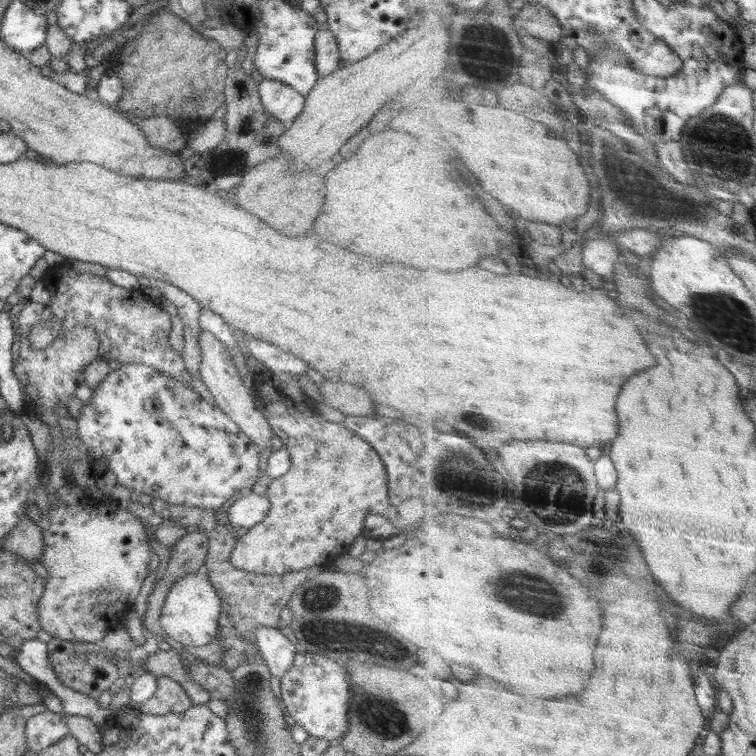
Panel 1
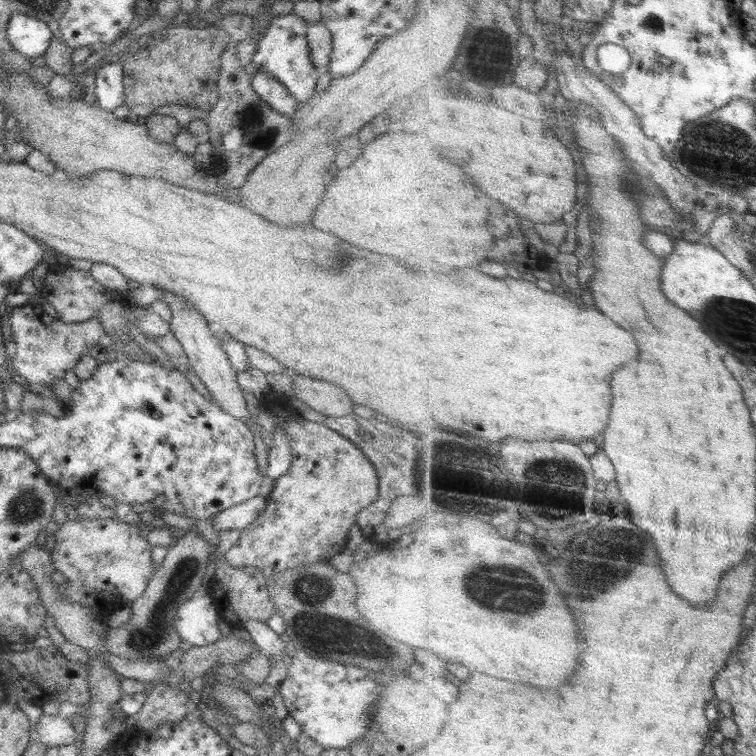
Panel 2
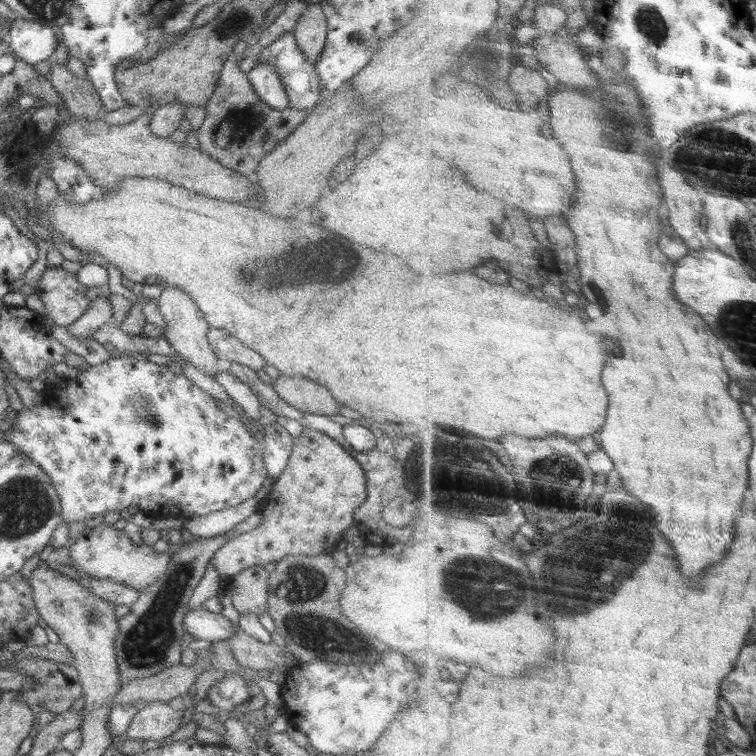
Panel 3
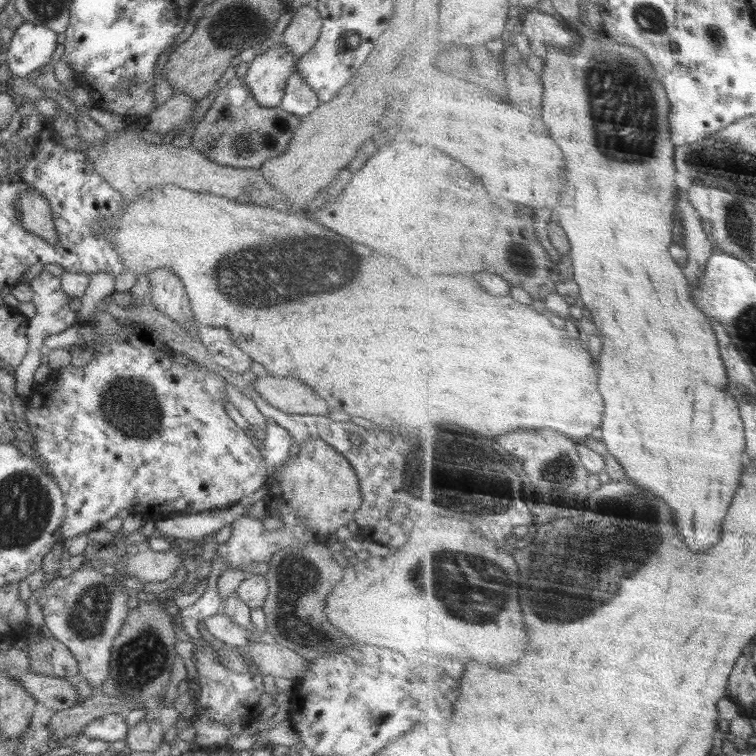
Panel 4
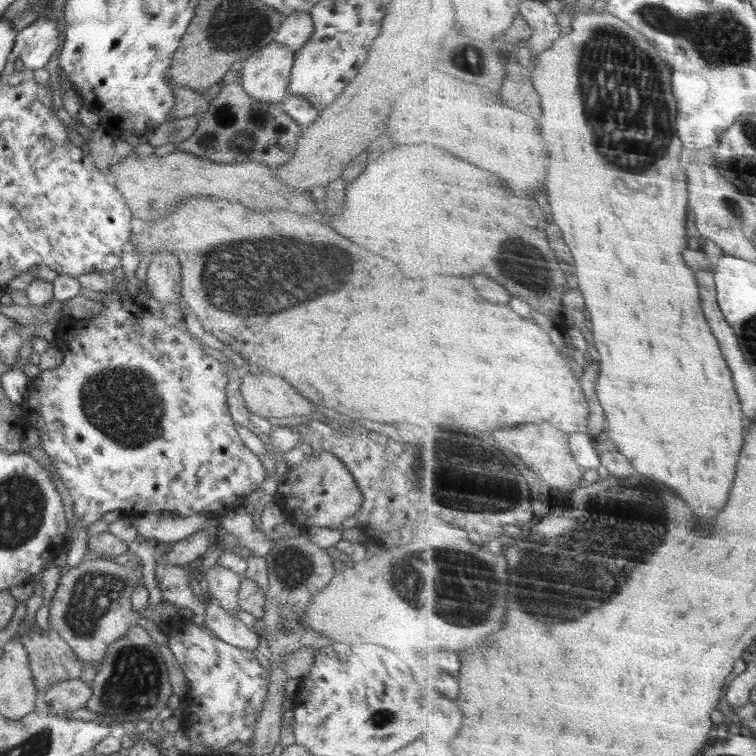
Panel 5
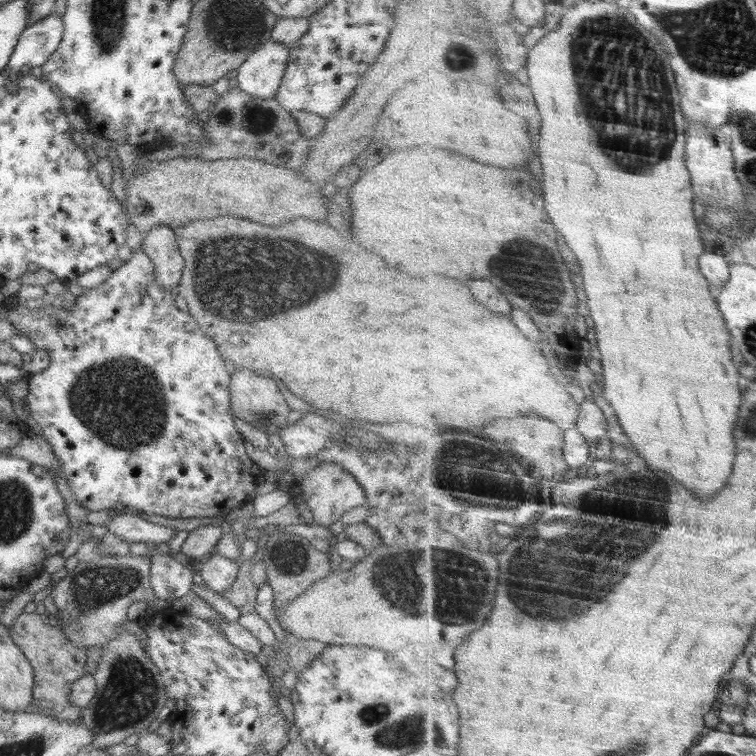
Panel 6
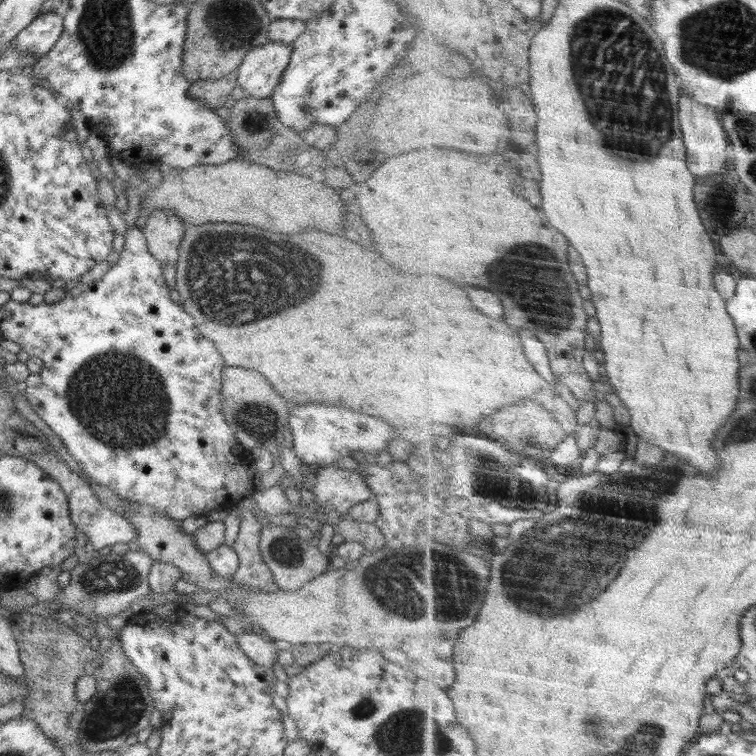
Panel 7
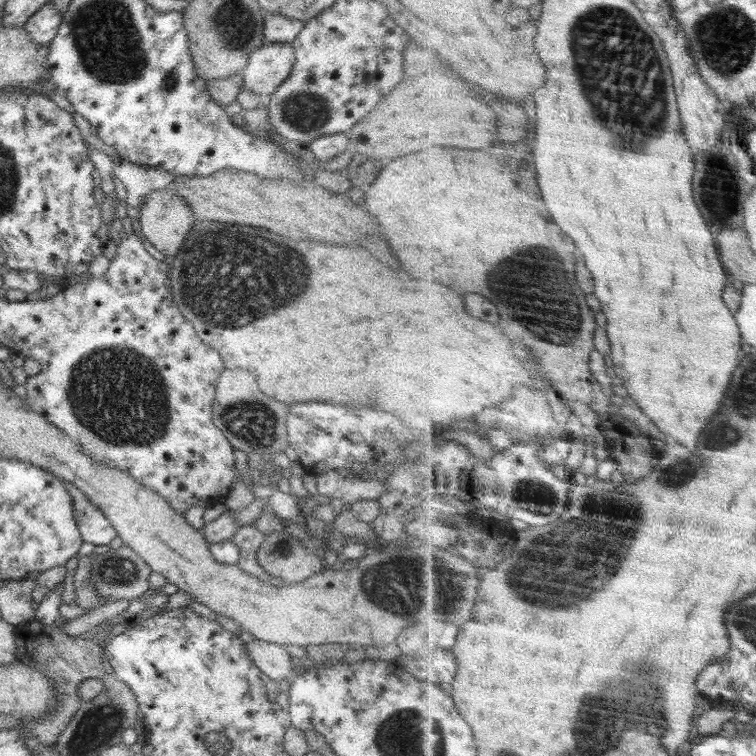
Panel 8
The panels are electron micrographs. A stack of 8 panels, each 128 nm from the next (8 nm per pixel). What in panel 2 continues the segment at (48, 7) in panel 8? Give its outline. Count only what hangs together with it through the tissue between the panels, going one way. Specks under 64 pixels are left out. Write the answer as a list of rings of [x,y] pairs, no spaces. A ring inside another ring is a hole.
[[[15,10],[7,24],[7,37],[10,45],[29,60],[44,56],[54,36],[46,22]]]

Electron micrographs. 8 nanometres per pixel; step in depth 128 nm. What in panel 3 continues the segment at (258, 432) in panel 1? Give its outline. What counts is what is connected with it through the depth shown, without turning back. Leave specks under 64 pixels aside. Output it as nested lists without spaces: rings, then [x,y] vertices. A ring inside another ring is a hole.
[[[168,286],[155,302],[159,312],[164,316],[164,321],[168,324],[165,328],[164,336],[176,352],[184,356],[202,374],[213,377],[218,371],[224,369],[224,363],[217,358],[206,338],[206,333],[210,326],[204,321],[204,316],[200,312],[198,305],[190,298],[187,292]]]

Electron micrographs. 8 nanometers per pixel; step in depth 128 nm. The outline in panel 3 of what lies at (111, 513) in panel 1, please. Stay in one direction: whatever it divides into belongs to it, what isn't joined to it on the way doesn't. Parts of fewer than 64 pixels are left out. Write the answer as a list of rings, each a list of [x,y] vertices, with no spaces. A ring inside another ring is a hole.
[[[106,523],[98,524],[95,528],[86,526],[86,529],[76,536],[74,545],[68,549],[71,564],[68,564],[68,568],[64,568],[65,571],[77,577],[108,579],[138,591],[146,589],[155,580],[162,577],[170,563],[170,555],[158,554],[152,546],[142,542],[136,544],[132,542],[131,535],[124,530],[120,531]]]

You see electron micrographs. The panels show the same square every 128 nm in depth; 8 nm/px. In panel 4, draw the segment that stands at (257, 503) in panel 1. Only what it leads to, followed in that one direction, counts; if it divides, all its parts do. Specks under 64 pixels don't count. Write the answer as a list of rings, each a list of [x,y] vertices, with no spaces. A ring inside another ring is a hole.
[[[236,503],[229,508],[205,510],[202,513],[180,515],[169,513],[152,522],[156,534],[170,535],[174,539],[199,540],[218,533],[224,526],[231,525],[236,517],[245,515],[246,508]]]

